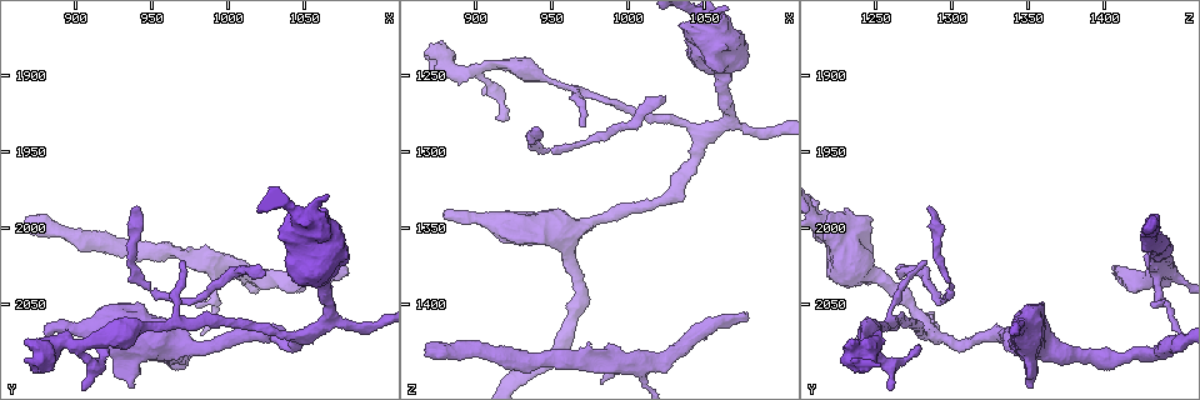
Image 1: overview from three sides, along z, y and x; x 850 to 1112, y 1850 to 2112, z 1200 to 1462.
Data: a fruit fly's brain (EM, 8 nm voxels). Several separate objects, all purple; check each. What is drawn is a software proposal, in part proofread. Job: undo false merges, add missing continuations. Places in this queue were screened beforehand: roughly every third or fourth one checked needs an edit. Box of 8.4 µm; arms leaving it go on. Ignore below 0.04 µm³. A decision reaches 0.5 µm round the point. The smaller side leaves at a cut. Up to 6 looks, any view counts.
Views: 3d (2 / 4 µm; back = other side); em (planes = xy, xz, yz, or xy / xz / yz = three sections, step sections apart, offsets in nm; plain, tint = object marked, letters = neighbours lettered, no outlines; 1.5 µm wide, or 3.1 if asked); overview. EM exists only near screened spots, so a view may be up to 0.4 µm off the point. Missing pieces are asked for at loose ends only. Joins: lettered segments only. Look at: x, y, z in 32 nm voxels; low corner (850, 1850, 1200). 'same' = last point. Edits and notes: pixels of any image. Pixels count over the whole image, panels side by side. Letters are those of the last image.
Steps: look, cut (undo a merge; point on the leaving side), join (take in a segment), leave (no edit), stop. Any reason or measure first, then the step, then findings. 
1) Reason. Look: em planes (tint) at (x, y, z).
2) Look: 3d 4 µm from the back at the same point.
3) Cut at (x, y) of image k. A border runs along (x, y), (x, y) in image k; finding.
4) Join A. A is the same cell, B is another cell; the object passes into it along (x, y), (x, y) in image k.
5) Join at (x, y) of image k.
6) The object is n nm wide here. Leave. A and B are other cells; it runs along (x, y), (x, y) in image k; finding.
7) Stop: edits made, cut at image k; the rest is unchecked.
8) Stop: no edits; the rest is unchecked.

Thin neck. Look: em planes (plain) at (902, 2078, 1246).

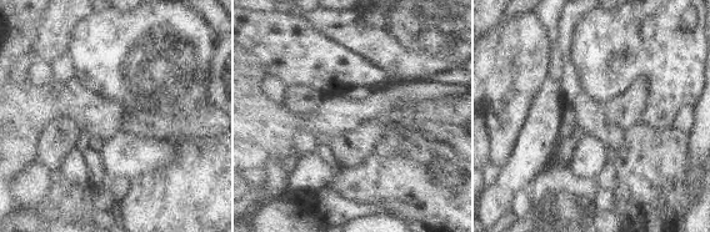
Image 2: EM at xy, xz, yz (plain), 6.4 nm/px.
See the neighbours. Look: em planes (letters) at the same point.

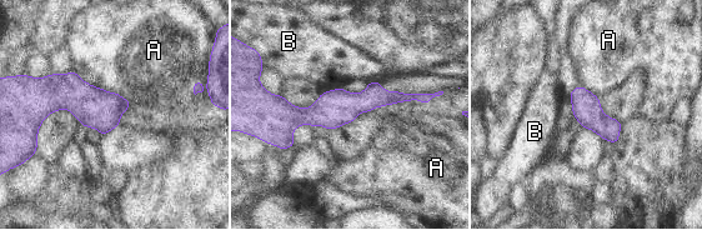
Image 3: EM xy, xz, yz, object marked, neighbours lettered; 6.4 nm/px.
Leave. A and B are other cells; a border runs along (95, 85), (119, 93), (133, 103) in image 3; all the same neuron.

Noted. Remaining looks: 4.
Branch stops here. Look: em yz step 8 (tint) at (878, 2070, 1338).

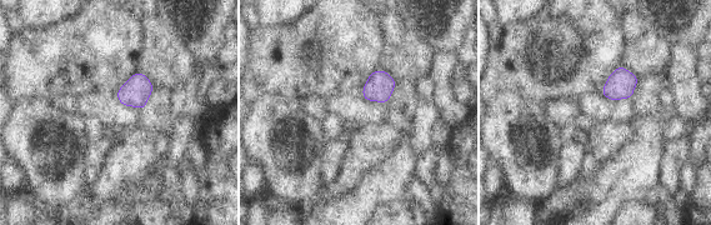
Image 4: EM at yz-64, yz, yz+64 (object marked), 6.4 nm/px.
Look: em yz step 8 (letters) at the same point.

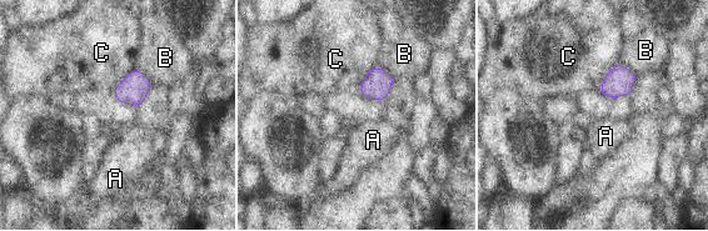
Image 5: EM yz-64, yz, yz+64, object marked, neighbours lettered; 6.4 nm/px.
Leave. A, B and C are other cells; a border runs along (135, 68), (115, 88), (121, 104) in image 5; none of them fits.

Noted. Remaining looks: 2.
Branch stops here. Look: em planes (tint) at (1078, 2026, 1408).

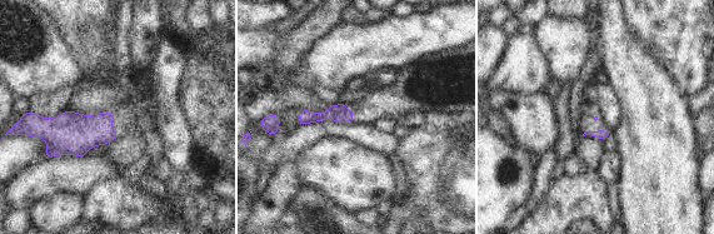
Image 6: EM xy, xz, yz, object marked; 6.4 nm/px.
Look: em planes (letters) at the same point.

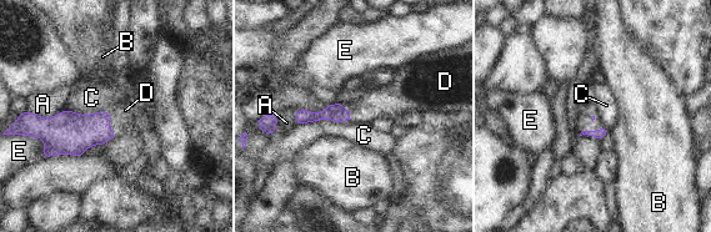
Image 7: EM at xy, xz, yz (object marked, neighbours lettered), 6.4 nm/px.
Join D. D is the same cell, A, B, C and E are other cells; the object passes into it along (336, 112), (349, 112), (385, 101) in image 7; it goes on there.

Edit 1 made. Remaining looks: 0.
Stop: edits made, join at image 7; the rest is unchecked.

